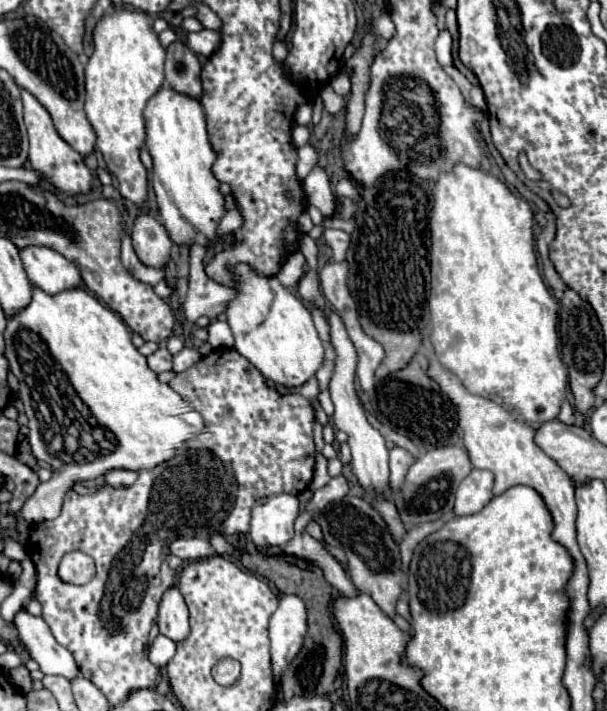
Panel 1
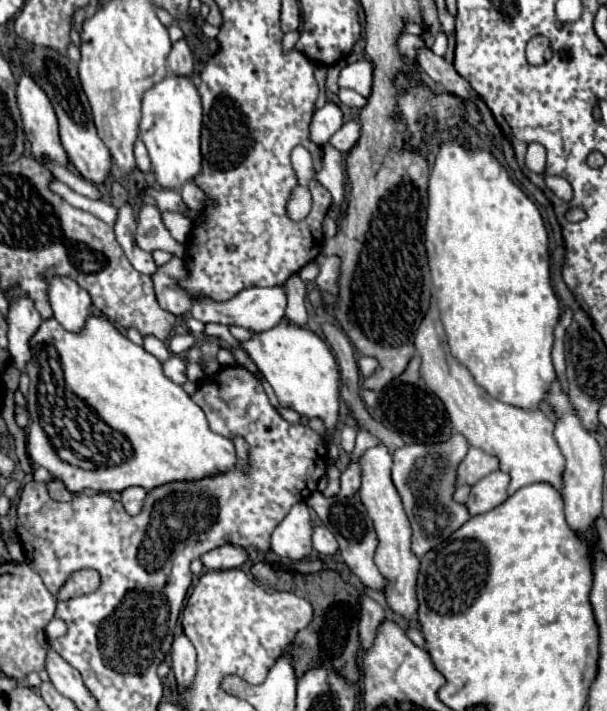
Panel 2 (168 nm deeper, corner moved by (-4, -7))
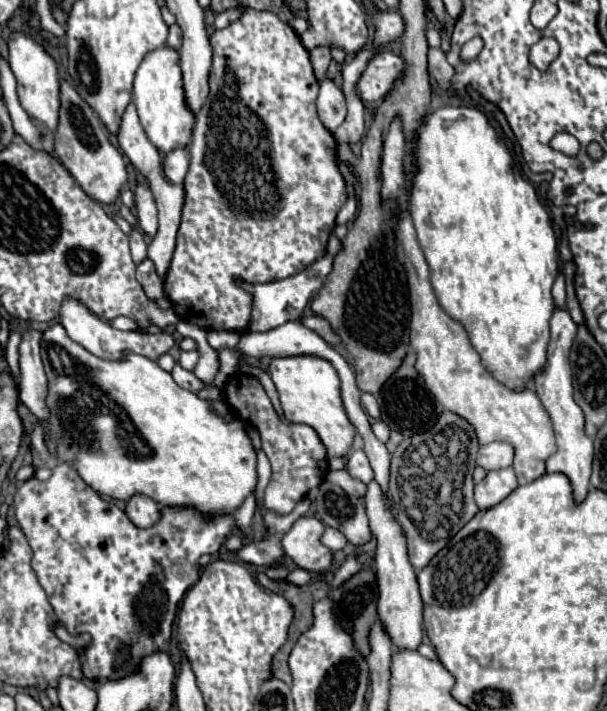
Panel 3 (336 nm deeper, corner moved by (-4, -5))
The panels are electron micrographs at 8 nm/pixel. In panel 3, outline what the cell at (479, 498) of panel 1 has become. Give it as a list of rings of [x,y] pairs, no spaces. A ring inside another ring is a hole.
[[[513,468],[487,472],[487,476],[475,486],[475,502],[481,510],[487,510],[505,500],[517,486]]]

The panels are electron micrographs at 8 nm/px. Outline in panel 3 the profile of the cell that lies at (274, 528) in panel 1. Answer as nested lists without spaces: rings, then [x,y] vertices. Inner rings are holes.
[[[313,516],[299,518],[281,538],[285,556],[309,572],[325,572],[331,566],[331,550],[321,544],[325,526]]]

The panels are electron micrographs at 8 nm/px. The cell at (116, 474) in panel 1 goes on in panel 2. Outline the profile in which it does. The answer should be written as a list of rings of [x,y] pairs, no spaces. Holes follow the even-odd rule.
[[[131,486],[131,488],[123,490],[121,492],[121,504],[125,506],[125,512],[131,516],[137,516],[143,508],[145,496],[147,496],[147,490],[139,488],[139,486]]]

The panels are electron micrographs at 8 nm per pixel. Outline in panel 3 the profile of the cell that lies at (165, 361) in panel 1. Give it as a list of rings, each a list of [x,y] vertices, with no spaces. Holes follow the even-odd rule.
[[[175,364],[175,368],[173,368],[171,376],[173,376],[173,380],[175,380],[181,388],[185,388],[185,390],[197,392],[197,390],[201,390],[201,388],[203,388],[203,382],[201,382],[193,372],[185,370],[181,364]]]

